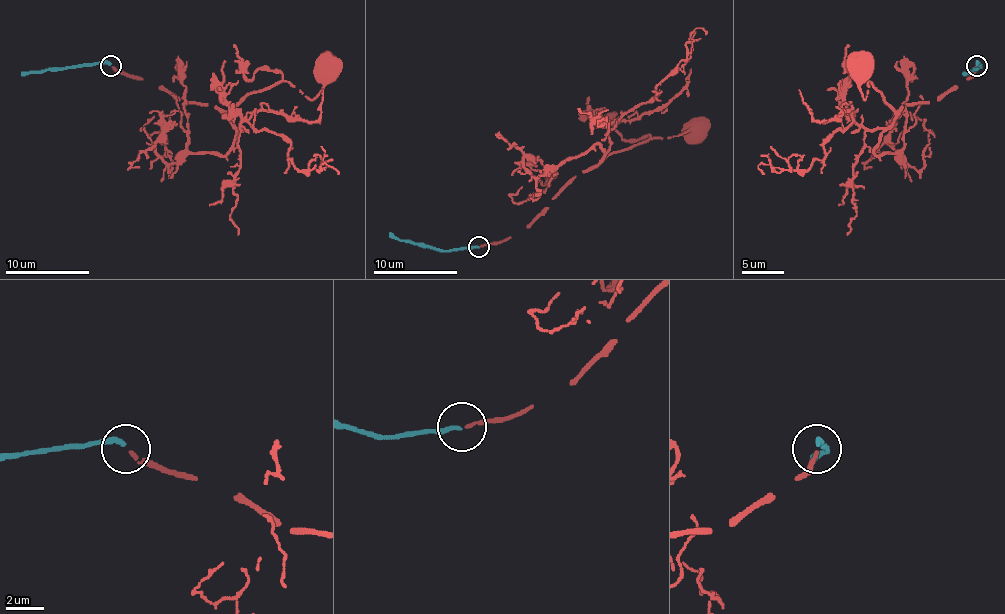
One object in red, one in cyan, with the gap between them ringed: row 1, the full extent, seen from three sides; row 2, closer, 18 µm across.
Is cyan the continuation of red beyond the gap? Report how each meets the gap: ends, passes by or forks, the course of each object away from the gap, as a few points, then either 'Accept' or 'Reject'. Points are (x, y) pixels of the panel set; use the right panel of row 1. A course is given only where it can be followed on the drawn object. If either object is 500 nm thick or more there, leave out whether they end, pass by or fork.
At the ring red ends. At the ring cyan ends. Course of red: (977, 66), (958, 87), (928, 102), (905, 104), (899, 110), (867, 81), (865, 100), (857, 74), (861, 70). Course of cyan: (977, 64), (981, 66), (977, 70), (962, 74). Accept

